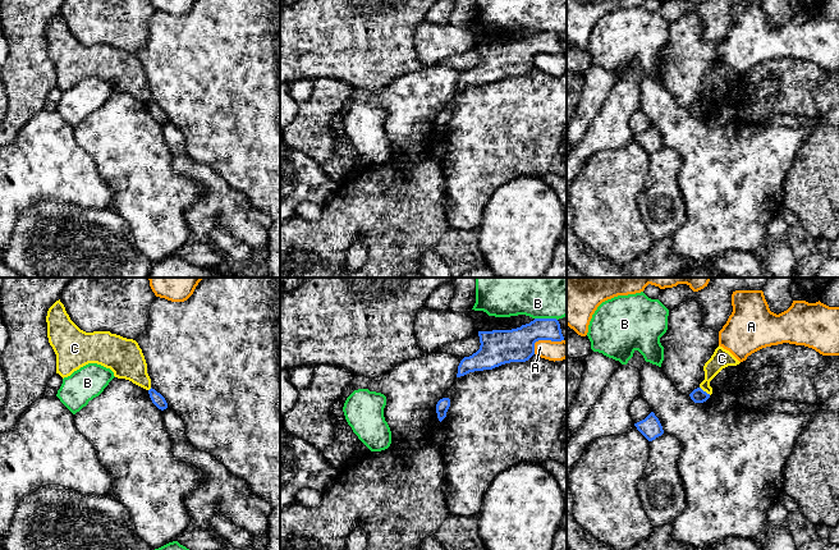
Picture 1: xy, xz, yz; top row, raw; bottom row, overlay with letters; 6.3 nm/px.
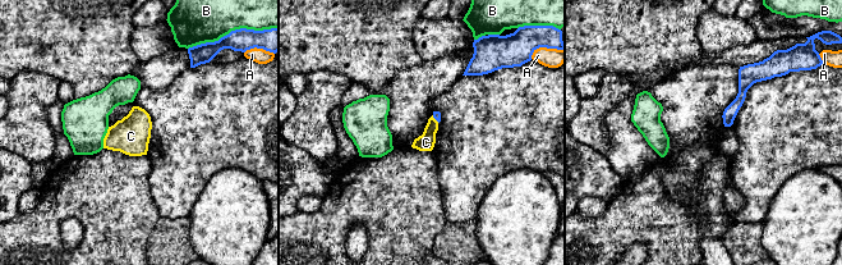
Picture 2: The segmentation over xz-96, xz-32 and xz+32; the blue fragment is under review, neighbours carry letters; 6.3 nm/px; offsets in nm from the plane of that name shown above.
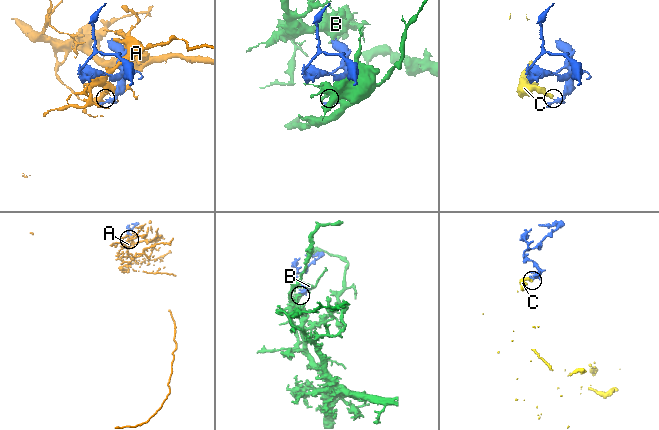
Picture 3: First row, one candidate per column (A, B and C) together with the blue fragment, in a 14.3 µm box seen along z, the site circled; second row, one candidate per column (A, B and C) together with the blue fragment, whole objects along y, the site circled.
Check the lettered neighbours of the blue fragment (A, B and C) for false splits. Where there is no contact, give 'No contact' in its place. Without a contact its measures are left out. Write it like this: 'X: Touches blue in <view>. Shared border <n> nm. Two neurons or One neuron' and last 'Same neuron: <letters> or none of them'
A: Touches blue in xz. Shared border 220 nm. Two neurons
B: Touches blue in xz. Shared border 140 nm. Two neurons
C: Touches blue in yz. Shared border 90 nm. Two neurons
Same neuron: none of them

